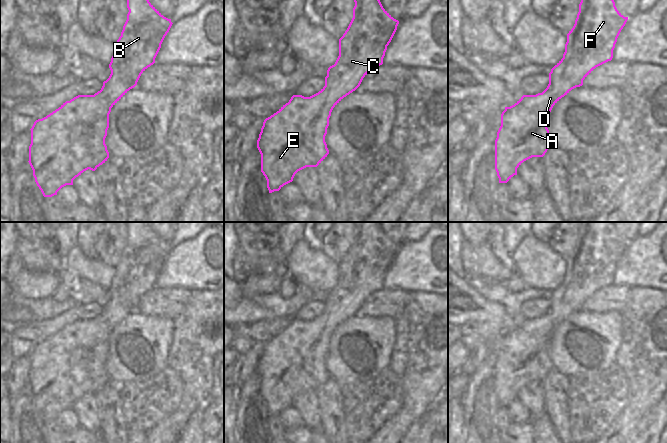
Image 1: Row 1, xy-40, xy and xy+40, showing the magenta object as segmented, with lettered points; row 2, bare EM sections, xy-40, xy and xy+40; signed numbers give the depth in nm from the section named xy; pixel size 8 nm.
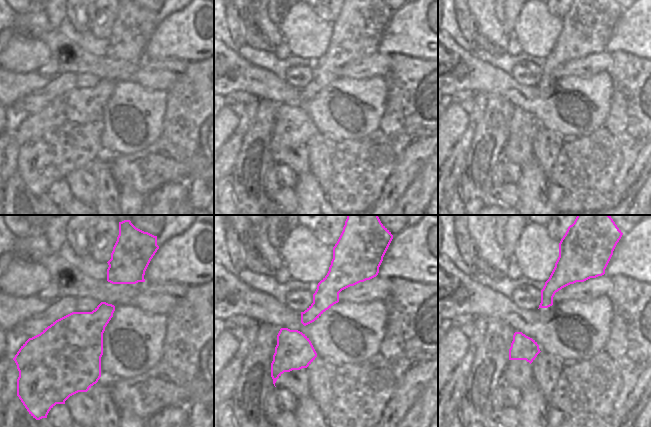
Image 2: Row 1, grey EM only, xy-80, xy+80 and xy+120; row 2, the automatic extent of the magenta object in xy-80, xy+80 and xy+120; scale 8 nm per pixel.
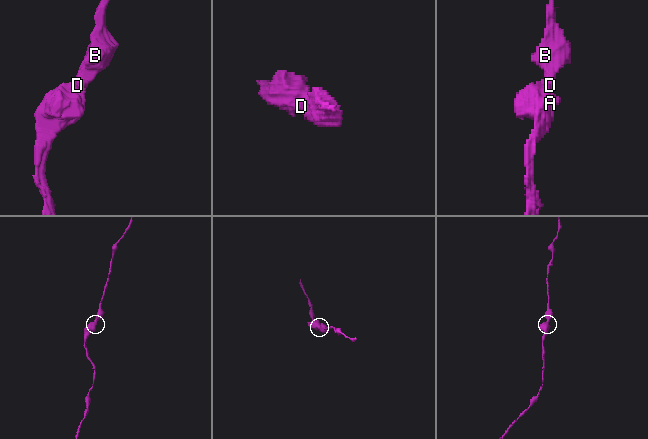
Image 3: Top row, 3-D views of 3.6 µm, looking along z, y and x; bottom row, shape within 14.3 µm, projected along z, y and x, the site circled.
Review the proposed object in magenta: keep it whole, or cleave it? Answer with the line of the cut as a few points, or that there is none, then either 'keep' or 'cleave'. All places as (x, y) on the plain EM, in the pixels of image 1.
cut none; keep

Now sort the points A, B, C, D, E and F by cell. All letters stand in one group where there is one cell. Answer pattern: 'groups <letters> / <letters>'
groups A B C D E F

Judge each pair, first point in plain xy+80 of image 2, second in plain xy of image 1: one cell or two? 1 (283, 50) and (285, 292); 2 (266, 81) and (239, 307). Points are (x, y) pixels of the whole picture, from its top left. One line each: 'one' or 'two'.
1: one
2: one

